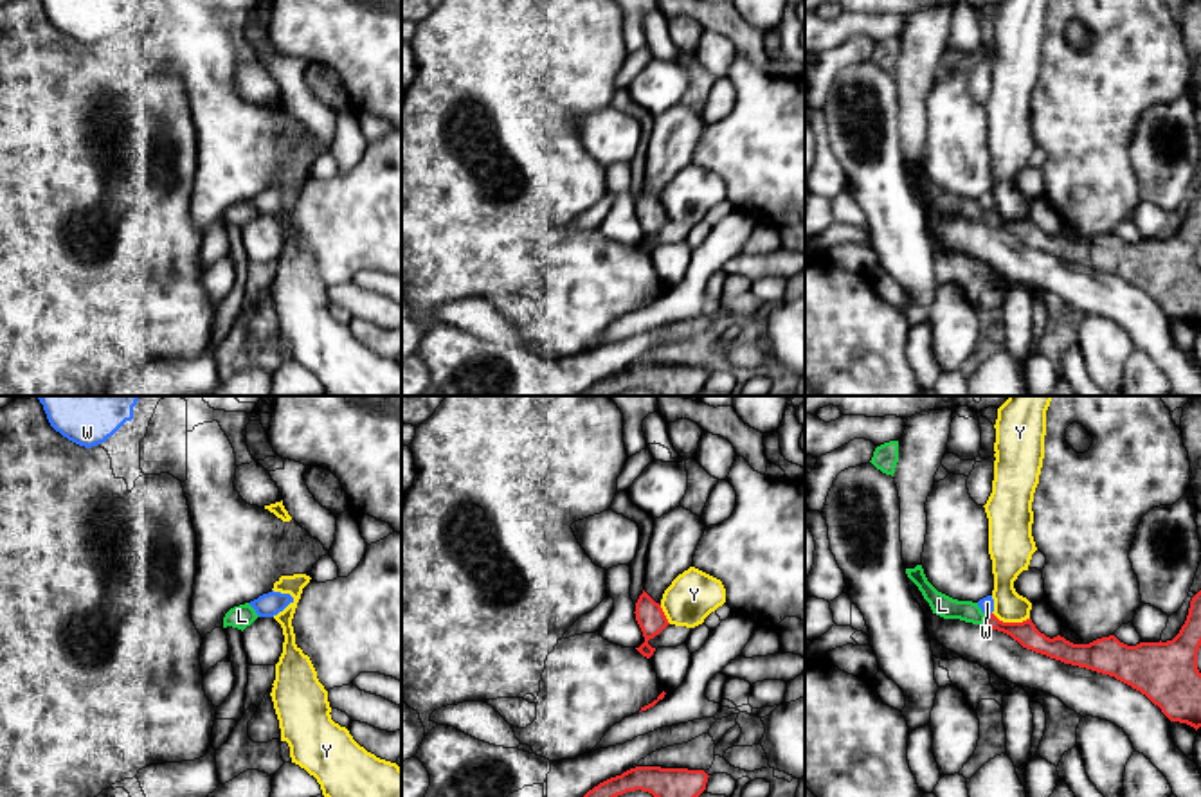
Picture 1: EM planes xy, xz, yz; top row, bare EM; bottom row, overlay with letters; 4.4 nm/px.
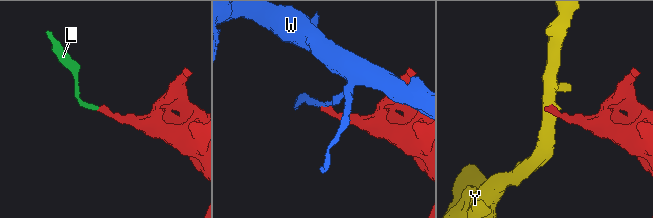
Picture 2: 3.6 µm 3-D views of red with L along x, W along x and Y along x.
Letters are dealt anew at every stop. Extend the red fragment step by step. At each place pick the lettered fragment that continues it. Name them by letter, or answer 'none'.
L

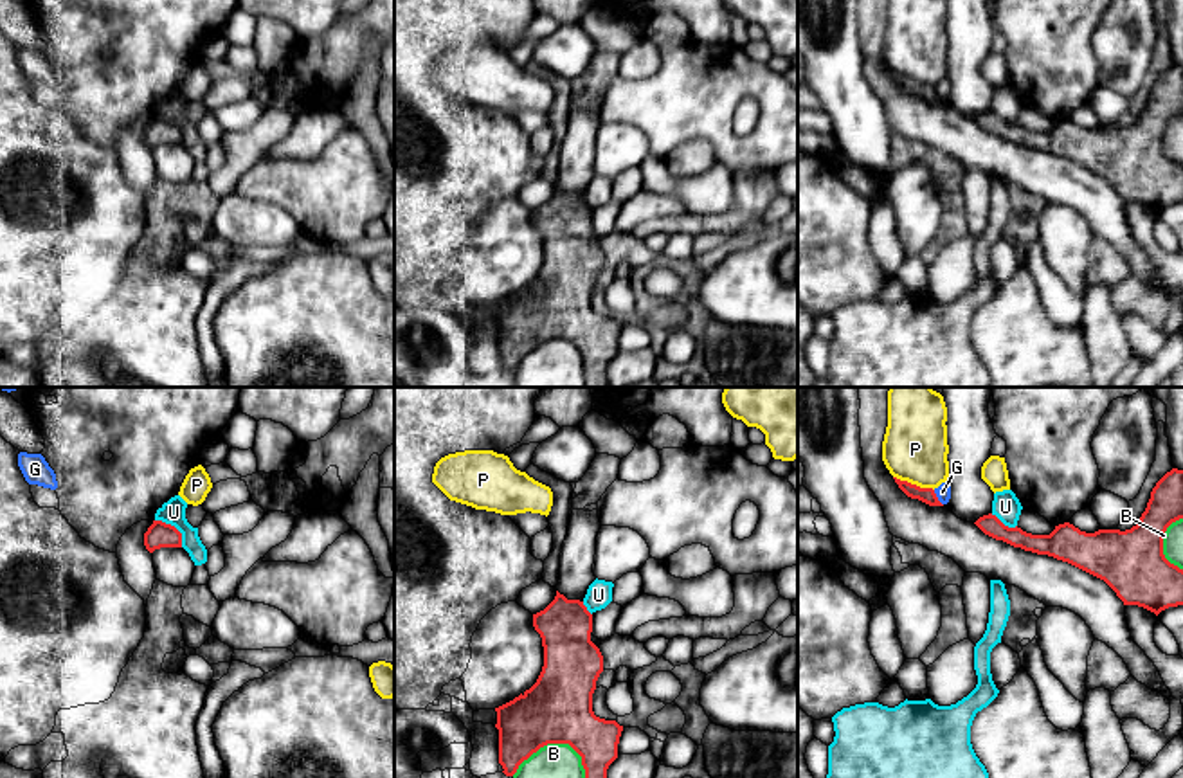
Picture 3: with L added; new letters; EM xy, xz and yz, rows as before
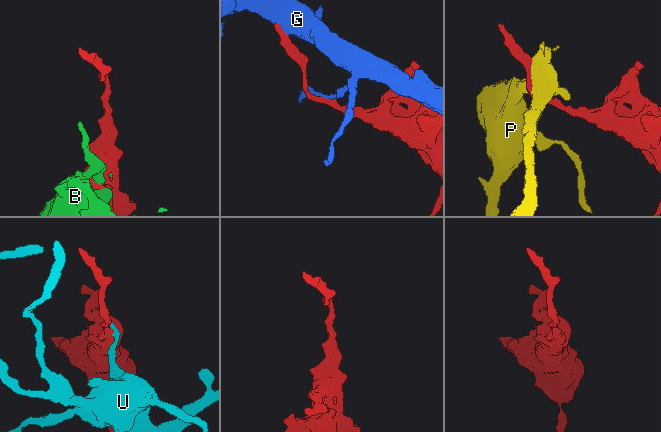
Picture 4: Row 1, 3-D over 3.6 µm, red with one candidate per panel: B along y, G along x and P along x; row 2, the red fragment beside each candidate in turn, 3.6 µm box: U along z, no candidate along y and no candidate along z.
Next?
none

